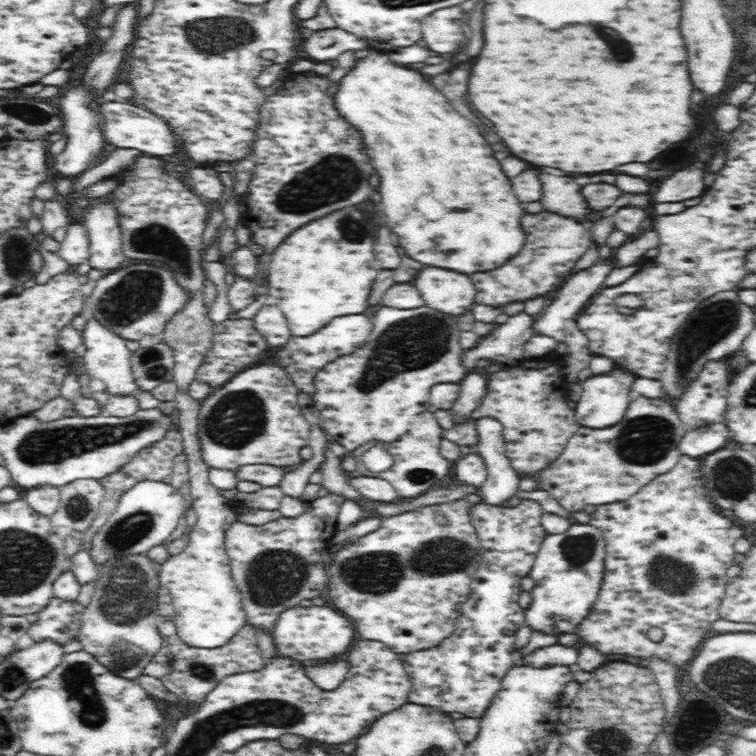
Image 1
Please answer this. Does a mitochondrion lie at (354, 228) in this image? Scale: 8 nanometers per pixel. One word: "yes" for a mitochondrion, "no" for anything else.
yes

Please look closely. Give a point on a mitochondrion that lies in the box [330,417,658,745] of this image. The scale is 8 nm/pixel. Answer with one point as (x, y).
(446, 556)

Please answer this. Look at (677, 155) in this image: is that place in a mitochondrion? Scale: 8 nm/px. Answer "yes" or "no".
no

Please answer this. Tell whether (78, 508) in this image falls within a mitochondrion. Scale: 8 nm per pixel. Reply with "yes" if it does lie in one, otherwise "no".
yes

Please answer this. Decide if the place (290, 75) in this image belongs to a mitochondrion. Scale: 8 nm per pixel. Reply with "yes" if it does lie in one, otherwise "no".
no

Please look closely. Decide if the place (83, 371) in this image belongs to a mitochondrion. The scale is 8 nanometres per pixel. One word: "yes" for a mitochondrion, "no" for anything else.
no

